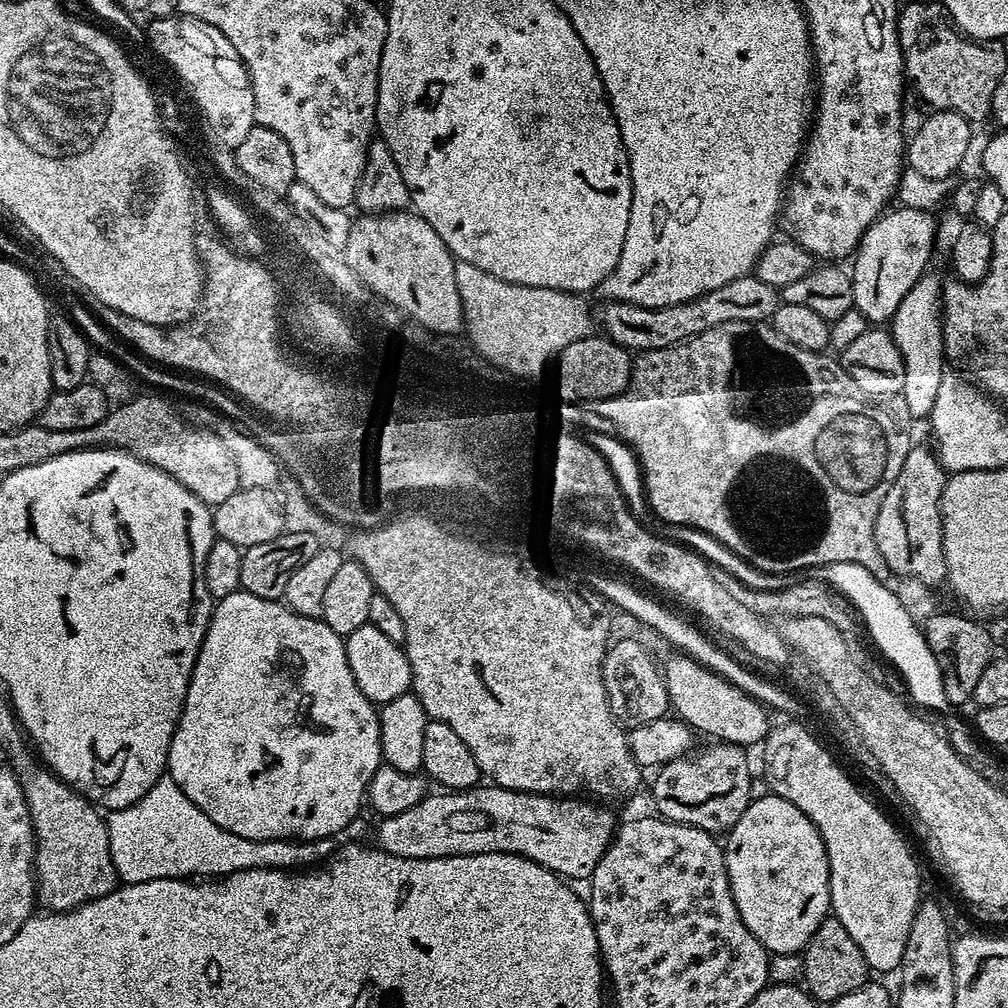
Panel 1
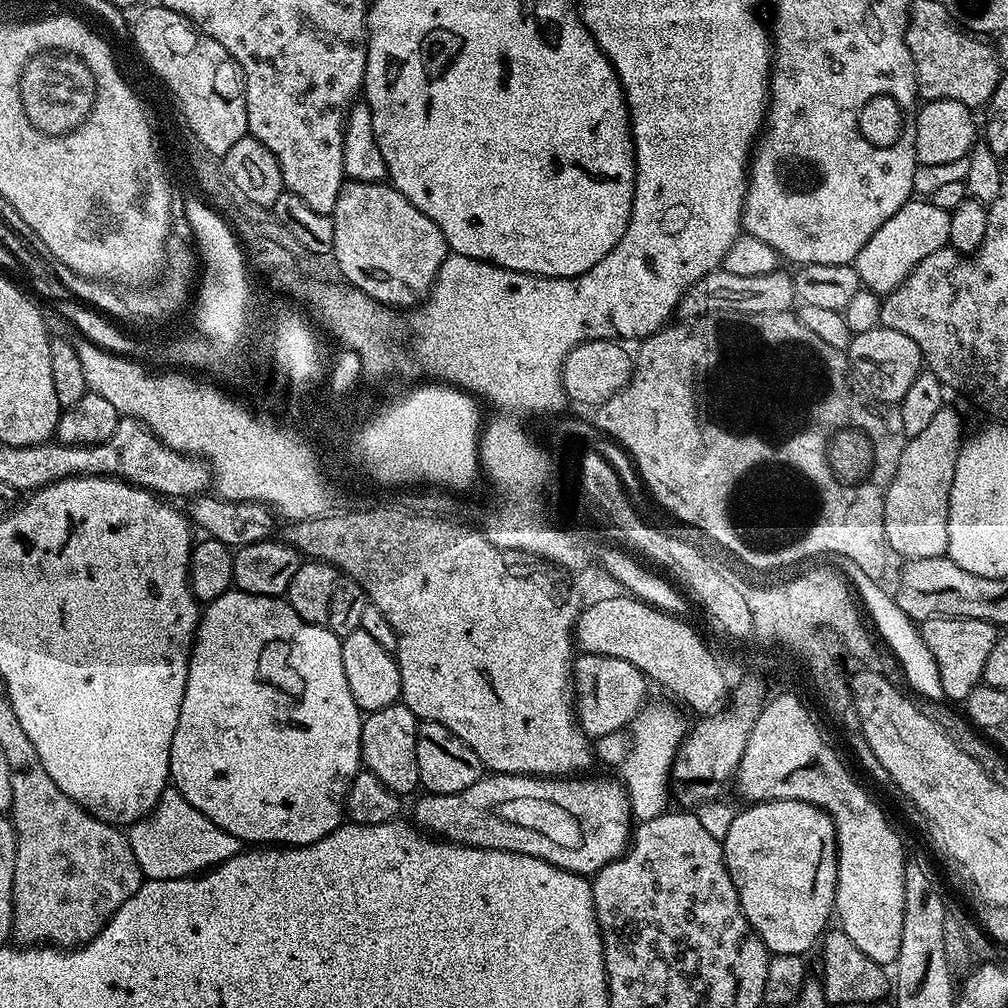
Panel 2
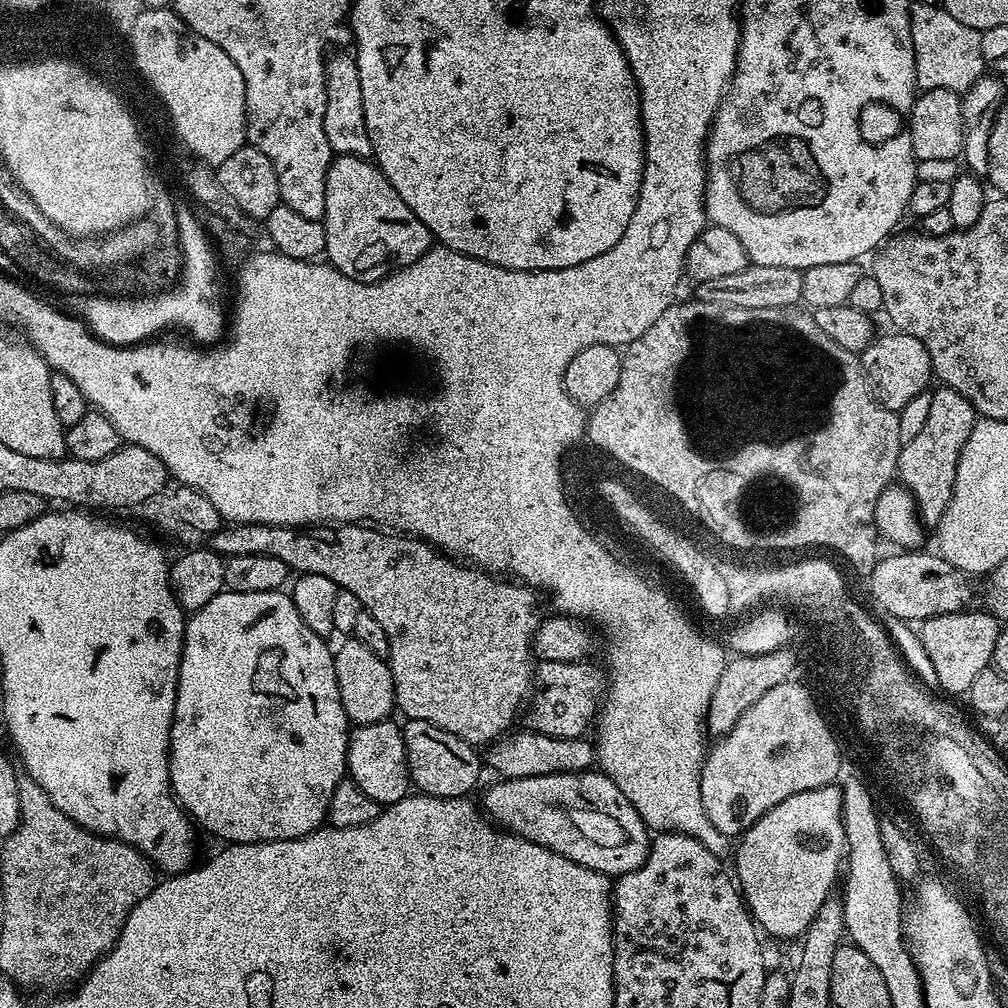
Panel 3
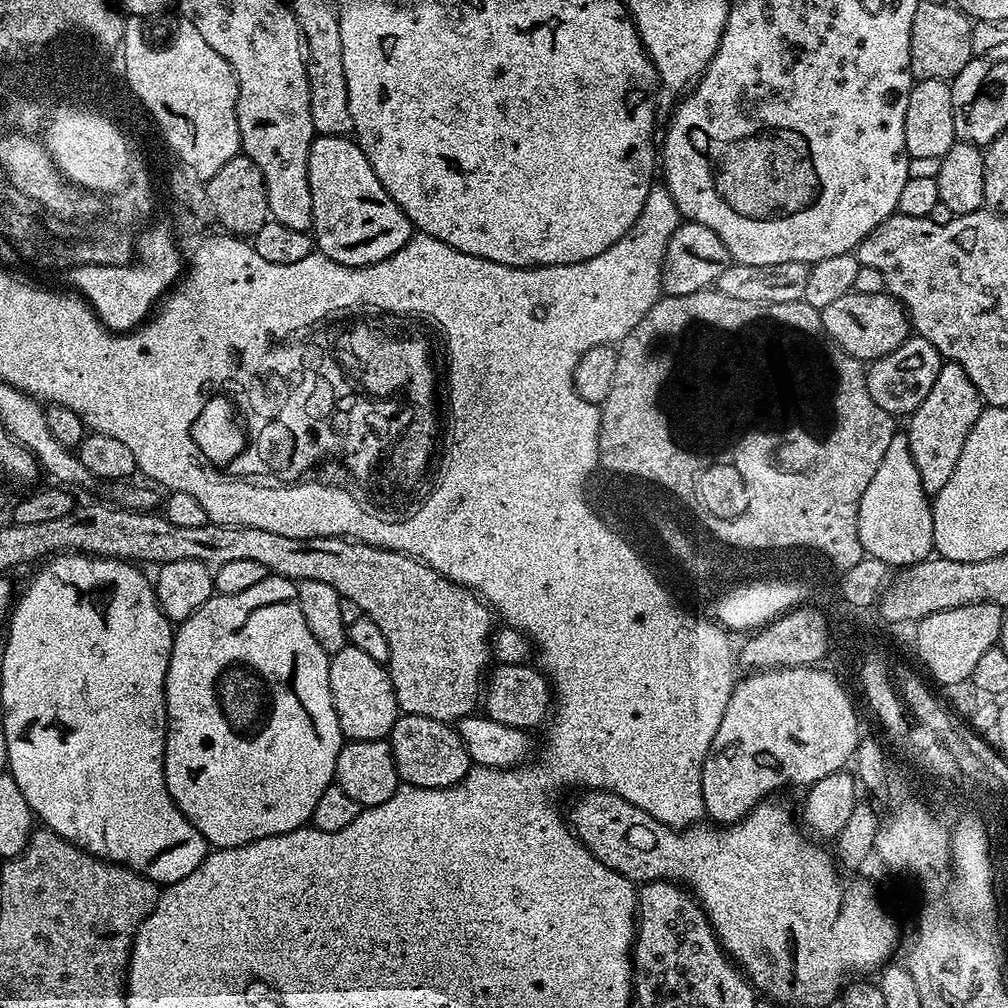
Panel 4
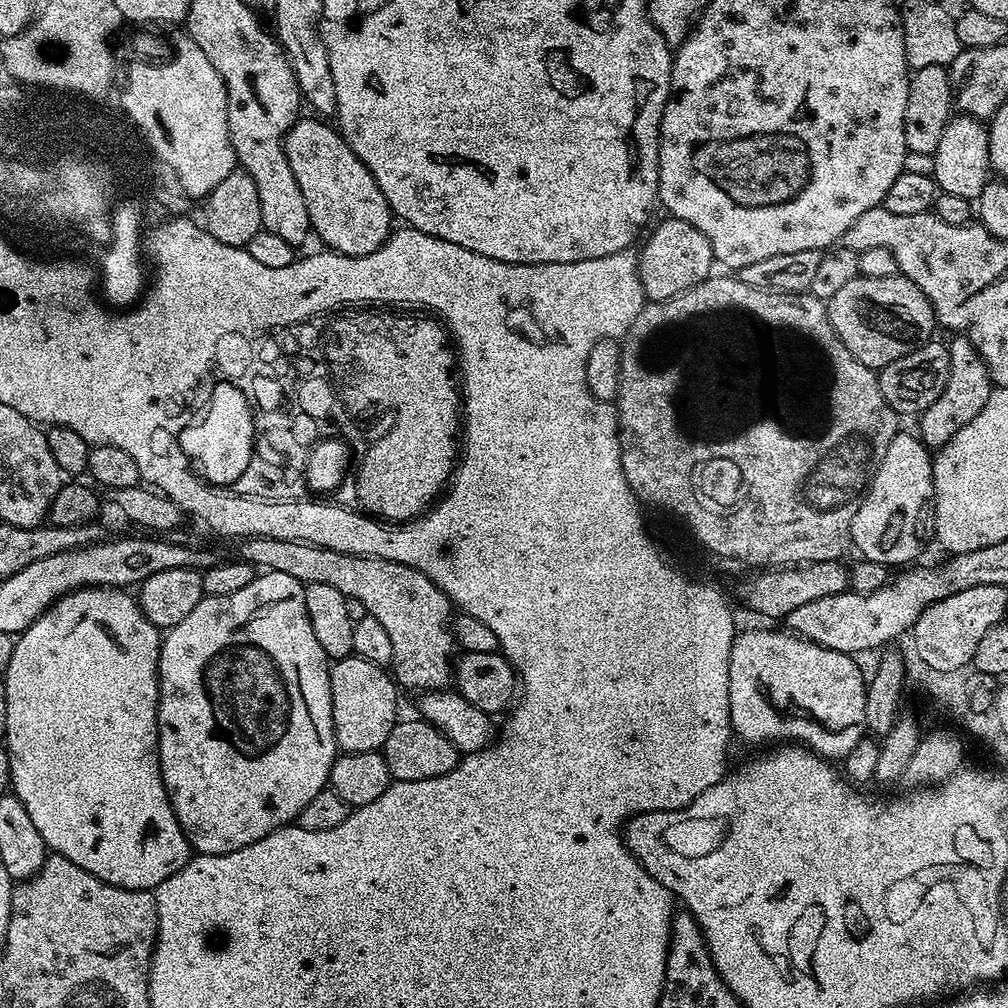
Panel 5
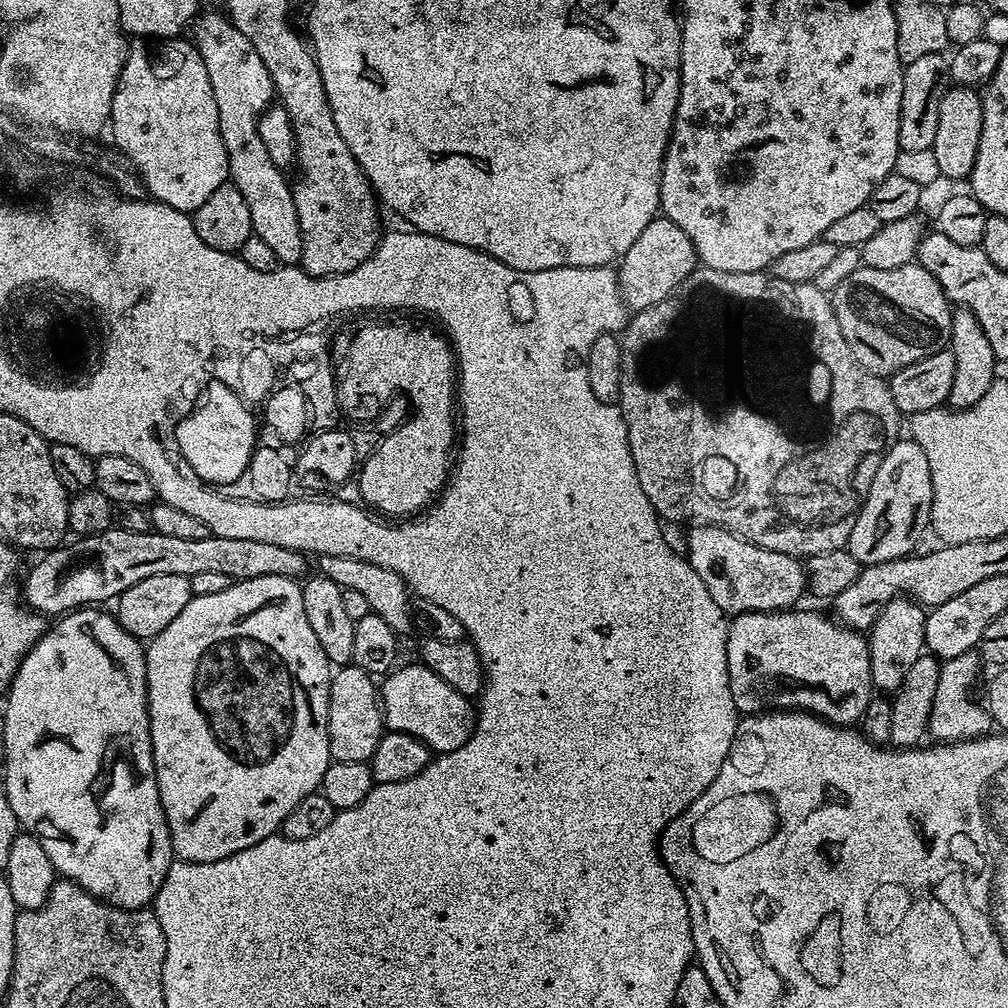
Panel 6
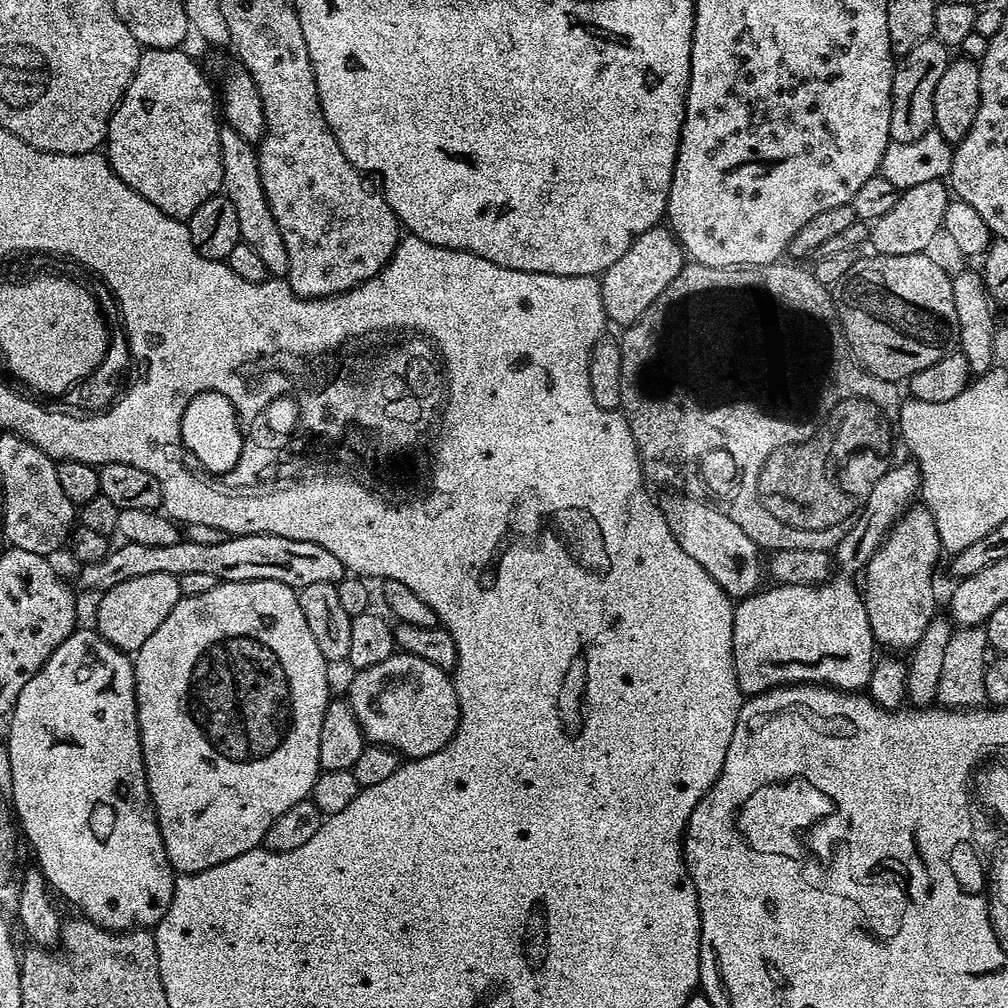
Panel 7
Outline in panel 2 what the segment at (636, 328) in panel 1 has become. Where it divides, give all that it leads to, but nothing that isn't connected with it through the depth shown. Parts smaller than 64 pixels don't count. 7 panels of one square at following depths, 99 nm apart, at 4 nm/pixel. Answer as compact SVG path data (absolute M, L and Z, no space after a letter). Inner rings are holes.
M723 270L707 272L694 286L682 294L678 316L681 321L696 320L712 312L749 312L750 314L778 314L792 312L797 303L794 282L789 273L777 270L770 274L730 274Z

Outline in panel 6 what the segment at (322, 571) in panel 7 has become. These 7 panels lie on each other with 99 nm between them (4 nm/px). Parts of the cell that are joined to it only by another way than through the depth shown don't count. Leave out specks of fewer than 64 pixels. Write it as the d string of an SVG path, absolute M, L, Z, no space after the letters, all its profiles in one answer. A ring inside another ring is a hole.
M113 526L102 534L81 536L73 541L72 545L69 543L67 546L43 553L37 559L40 561L29 570L28 577L24 580L22 600L32 611L39 612L48 618L56 618L85 606L100 606L103 605L103 600L115 601L126 589L134 586L134 582L142 582L142 578L154 578L154 574L182 574L189 577L194 574L217 573L226 574L226 578L235 582L259 576L300 578L309 571L308 564L304 561L307 560L305 553L290 550L286 546L278 546L273 541L250 542L246 538L222 538L209 534L206 538L198 538L198 542L194 542L183 538L166 538L166 534L158 534L151 530L132 533L121 526Z

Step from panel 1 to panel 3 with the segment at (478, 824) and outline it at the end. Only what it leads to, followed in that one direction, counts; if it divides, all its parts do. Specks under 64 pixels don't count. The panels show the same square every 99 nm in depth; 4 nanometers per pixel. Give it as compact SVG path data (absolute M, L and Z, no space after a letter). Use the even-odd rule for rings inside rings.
M555 772L495 782L489 786L482 808L485 813L492 812L491 819L501 829L525 836L609 878L625 876L646 862L650 835L645 817L603 772Z

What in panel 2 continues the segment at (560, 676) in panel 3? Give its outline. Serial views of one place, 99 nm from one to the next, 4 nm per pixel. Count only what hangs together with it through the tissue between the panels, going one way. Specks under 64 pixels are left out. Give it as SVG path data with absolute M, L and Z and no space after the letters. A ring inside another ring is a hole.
M577 655L572 666L572 683L576 722L589 738L627 729L649 699L648 677L622 658Z

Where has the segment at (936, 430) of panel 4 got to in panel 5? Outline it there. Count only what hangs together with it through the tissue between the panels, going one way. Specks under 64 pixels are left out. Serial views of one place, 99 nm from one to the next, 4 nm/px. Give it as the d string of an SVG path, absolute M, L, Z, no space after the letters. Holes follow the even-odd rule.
M956 334L951 339L947 341L950 378L946 378L946 390L942 390L942 394L938 394L938 398L934 398L928 409L918 416L918 421L920 420L918 435L932 450L941 448L949 438L958 434L958 430L962 430L962 426L966 426L966 422L970 422L970 418L974 418L974 414L978 414L978 410L982 410L982 406L986 406L986 398L990 398L994 387L984 365L984 359L968 338Z

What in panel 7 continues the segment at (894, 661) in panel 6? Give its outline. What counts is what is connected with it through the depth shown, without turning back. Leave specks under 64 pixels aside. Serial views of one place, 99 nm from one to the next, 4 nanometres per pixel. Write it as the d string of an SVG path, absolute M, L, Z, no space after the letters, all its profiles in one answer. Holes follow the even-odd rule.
M913 506L896 521L896 525L889 530L880 549L870 558L862 573L862 595L866 614L870 618L870 630L877 645L884 650L911 650L922 634L926 626L930 625L936 610L936 584L932 581L932 575L936 572L936 563L942 557L940 539L938 538L938 526L930 514L930 510L923 506Z

